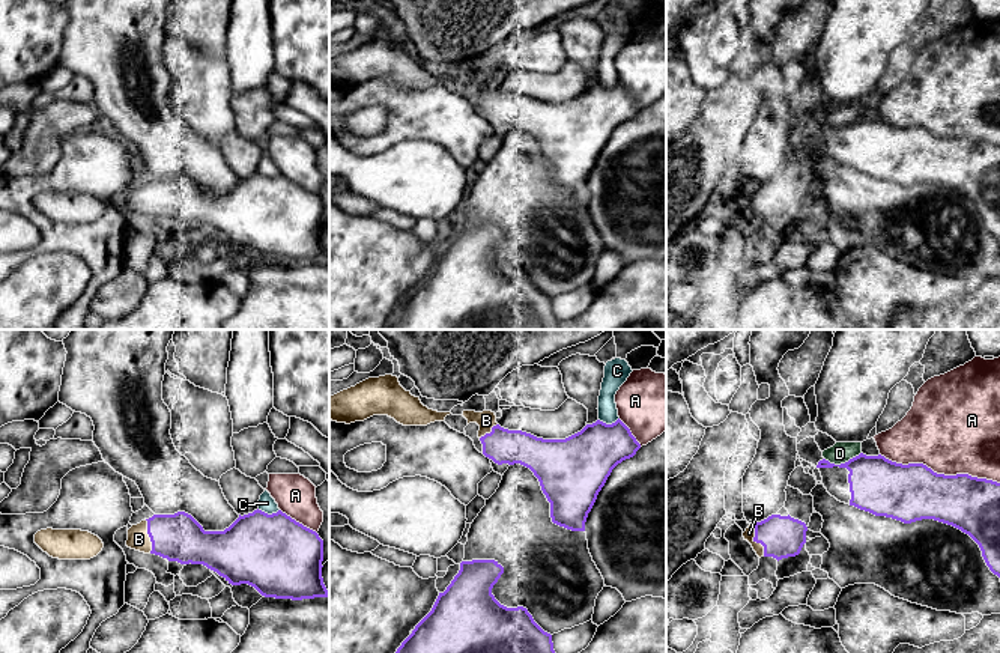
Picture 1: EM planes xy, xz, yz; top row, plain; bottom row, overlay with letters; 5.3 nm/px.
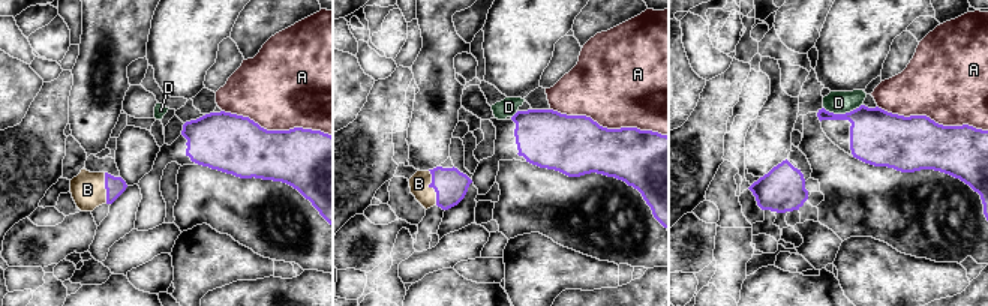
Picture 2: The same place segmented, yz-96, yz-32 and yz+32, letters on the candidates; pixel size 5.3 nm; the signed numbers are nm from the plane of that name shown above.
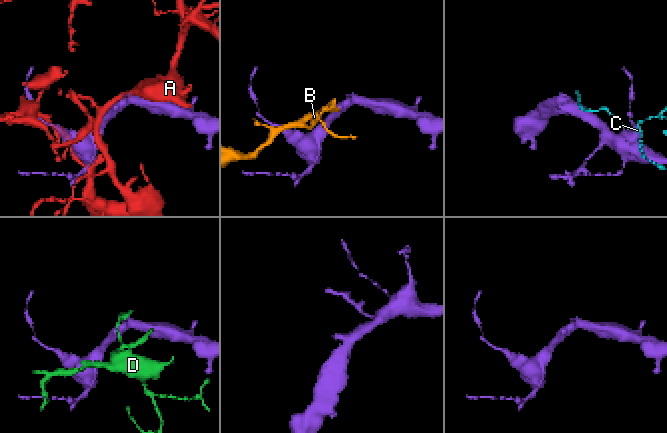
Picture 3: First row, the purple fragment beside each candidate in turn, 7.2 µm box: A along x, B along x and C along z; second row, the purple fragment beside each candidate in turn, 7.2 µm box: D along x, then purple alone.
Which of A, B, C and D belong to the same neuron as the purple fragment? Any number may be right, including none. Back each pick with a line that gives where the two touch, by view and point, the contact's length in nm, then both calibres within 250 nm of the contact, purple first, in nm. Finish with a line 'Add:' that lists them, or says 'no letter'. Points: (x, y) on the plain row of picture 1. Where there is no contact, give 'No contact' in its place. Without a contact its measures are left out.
B: Touches purple at yz (755, 203). Shared border 190 nm. Thickness 220 nm (purple) against 60 nm
Add: B

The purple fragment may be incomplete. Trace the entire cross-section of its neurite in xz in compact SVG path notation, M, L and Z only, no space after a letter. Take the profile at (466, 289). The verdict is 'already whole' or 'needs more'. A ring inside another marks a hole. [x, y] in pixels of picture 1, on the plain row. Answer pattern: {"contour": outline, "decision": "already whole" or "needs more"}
{"contour": "M472 223L462 224L460 233L447 250L444 256L439 256L432 274L415 289L412 296L402 305L392 319L389 330L559 330L559 319L553 313L552 298L544 295L528 275L526 271L507 271L501 268L492 257L493 248L498 245L504 230L495 223Z", "decision": "already whole"}

